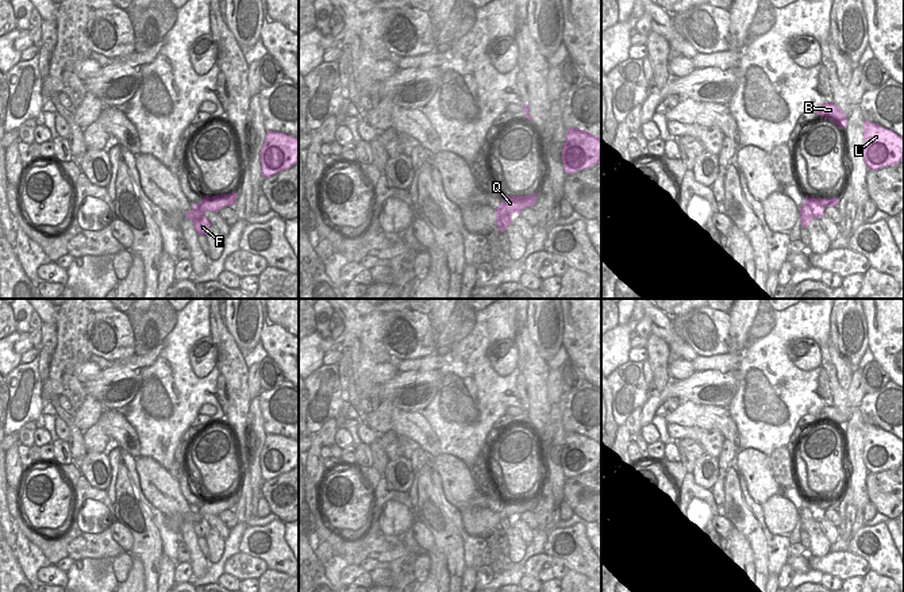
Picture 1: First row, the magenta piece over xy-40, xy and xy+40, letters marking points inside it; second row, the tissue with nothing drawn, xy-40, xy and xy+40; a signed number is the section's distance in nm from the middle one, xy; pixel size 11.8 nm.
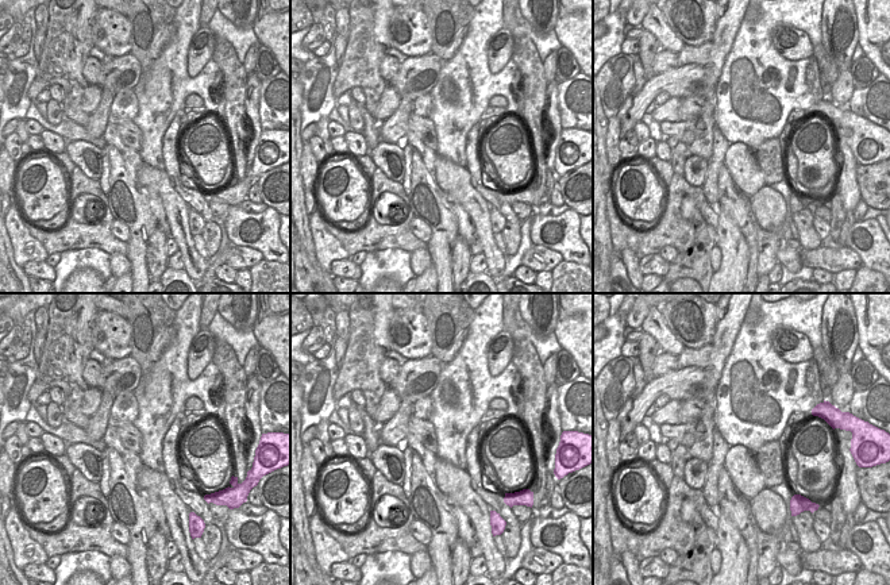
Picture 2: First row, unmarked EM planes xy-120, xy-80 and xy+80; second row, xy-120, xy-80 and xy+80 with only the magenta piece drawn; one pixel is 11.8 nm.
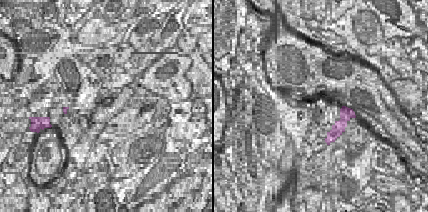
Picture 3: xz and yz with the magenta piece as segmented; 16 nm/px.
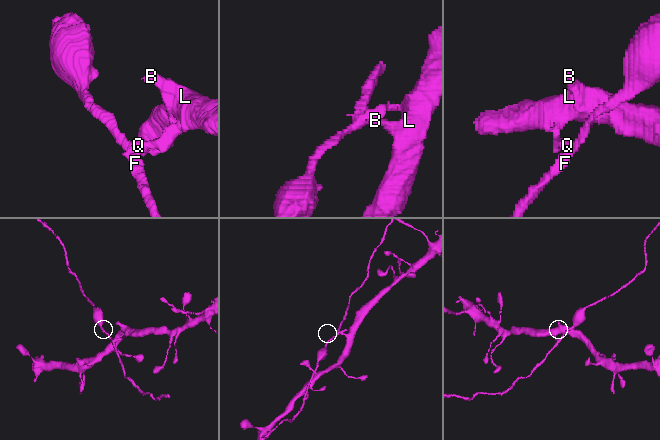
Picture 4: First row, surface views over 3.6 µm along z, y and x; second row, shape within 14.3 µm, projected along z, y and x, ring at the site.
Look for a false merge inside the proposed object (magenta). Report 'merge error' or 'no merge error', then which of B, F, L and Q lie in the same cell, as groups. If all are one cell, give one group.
merge error | B L Q / F

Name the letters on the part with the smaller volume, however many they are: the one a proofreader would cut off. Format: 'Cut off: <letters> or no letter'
Cut off: F

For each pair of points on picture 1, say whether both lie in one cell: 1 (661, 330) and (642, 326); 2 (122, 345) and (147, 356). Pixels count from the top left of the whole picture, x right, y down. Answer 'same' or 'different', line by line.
1: different
2: different

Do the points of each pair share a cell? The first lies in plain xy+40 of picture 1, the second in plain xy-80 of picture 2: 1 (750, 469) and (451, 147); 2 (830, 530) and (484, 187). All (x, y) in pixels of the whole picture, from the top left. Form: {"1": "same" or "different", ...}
{"1": "different", "2": "same"}

